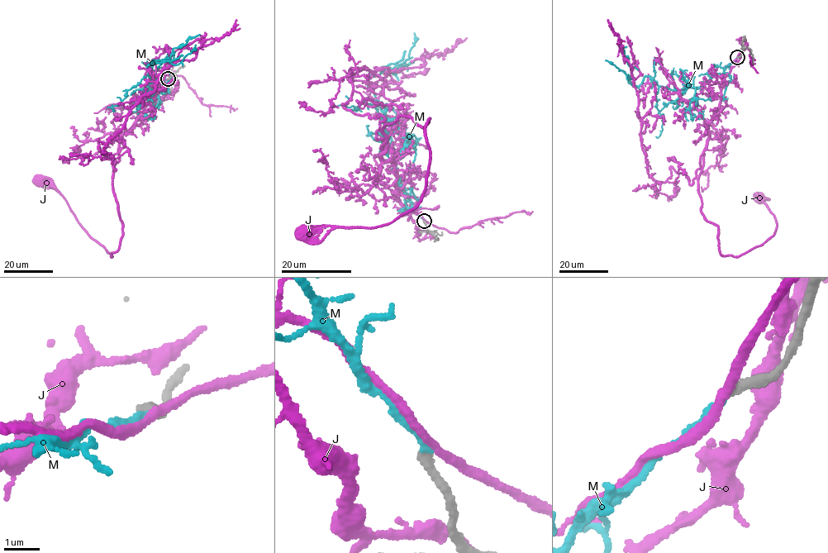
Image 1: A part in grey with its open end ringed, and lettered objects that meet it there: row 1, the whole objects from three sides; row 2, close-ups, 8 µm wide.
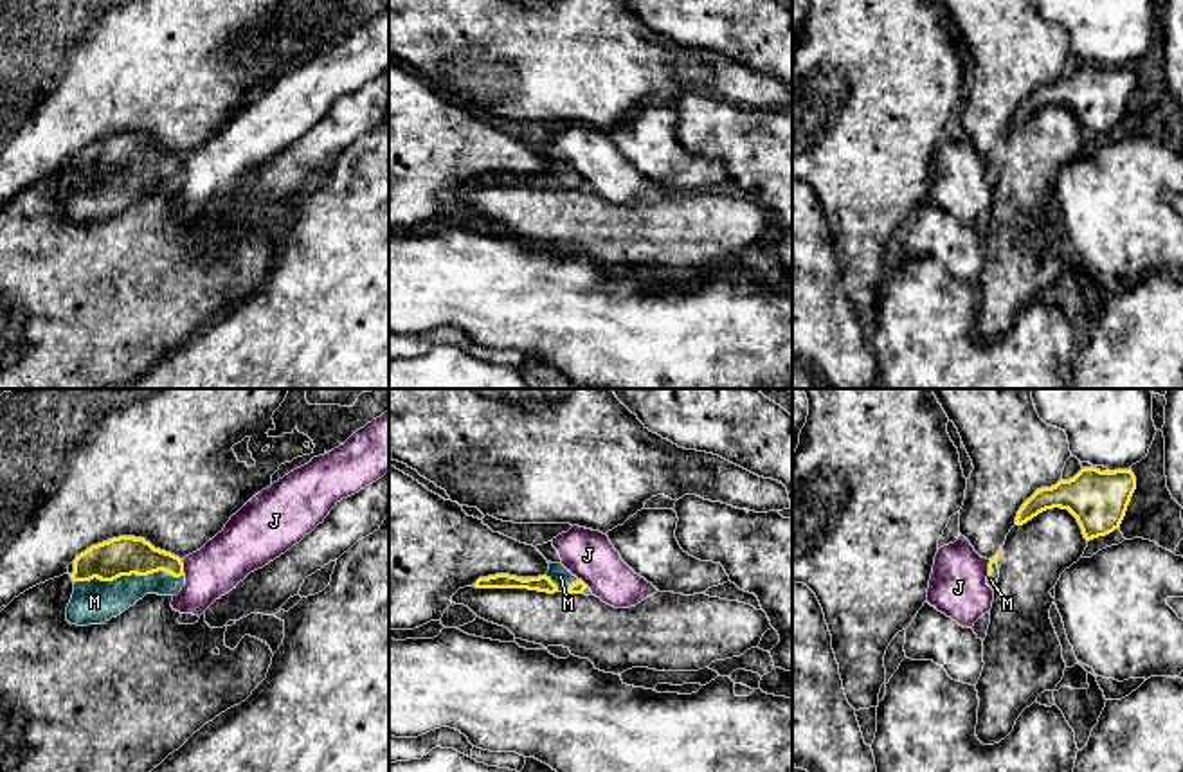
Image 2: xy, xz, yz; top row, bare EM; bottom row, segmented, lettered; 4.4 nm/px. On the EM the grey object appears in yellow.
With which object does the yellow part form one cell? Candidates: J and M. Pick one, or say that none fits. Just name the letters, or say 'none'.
M

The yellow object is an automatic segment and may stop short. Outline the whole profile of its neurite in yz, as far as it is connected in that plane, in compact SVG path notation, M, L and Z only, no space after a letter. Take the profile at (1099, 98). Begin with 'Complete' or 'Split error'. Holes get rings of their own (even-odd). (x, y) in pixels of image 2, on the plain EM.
Complete. M1082 65L1070 77L1061 76L1052 85L1037 86L1017 108L1016 122L1046 106L1061 104L1077 115L1089 139L1120 124L1134 86L1136 74L1131 67Z

